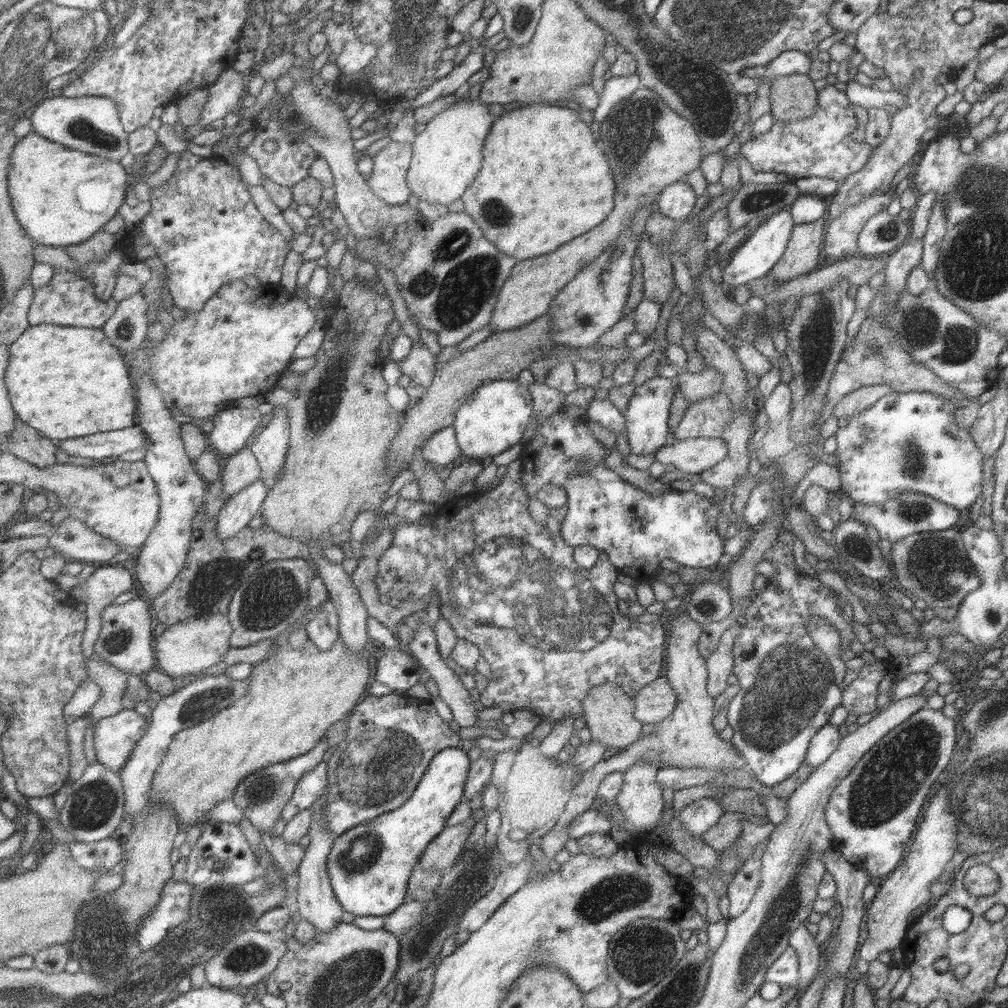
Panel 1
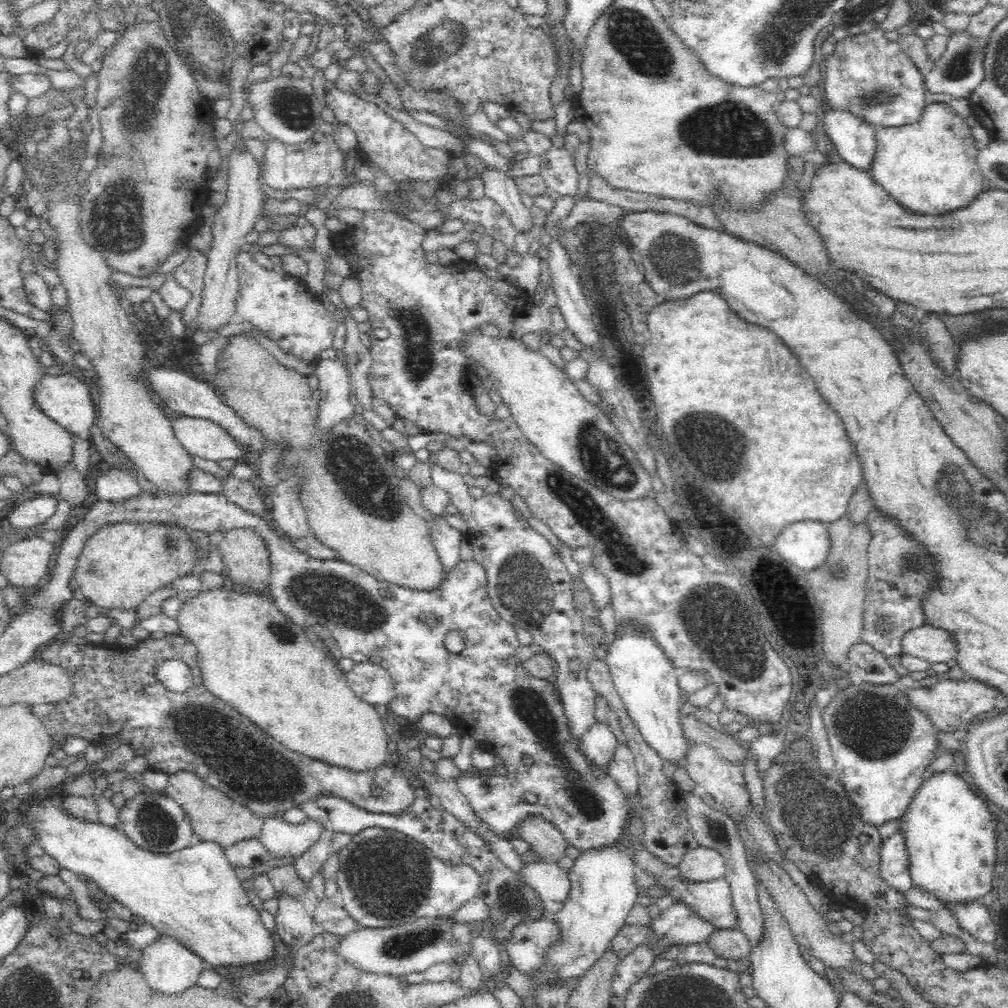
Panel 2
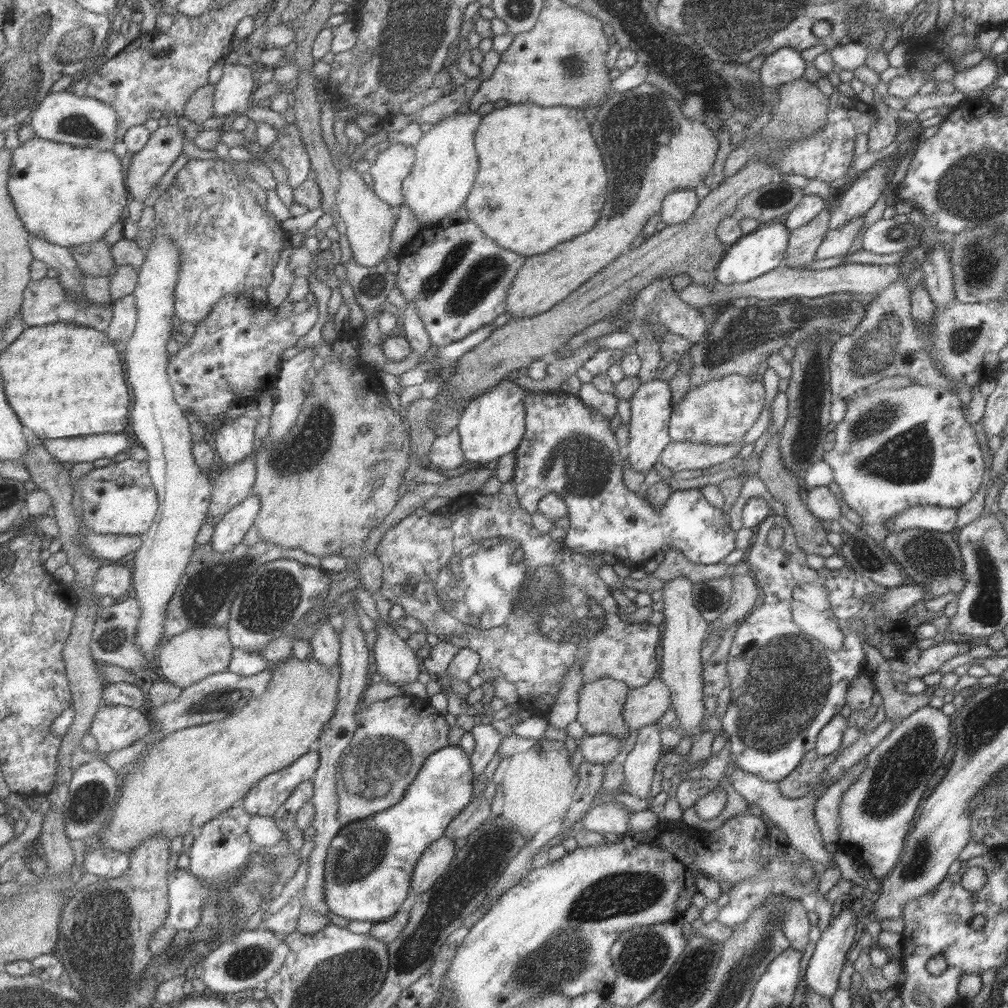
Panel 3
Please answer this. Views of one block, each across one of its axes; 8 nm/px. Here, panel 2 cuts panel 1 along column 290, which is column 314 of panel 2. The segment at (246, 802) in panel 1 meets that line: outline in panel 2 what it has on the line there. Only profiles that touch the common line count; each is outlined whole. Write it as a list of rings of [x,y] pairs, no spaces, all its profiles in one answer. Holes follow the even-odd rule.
[[[181,634],[167,635],[162,640],[146,638],[128,648],[105,644],[78,646],[58,638],[39,648],[38,660],[44,664],[59,666],[68,675],[72,685],[72,694],[65,700],[31,706],[31,713],[46,727],[55,748],[64,747],[68,738],[83,738],[87,744],[92,743],[102,748],[106,748],[110,740],[118,740],[120,744],[130,747],[134,755],[144,758],[146,770],[162,772],[169,777],[182,770],[190,772],[210,788],[231,798],[263,821],[270,816],[281,818],[284,812],[301,808],[306,802],[312,802],[320,796],[341,798],[370,812],[399,813],[407,809],[410,801],[419,793],[412,785],[411,776],[398,766],[386,766],[374,772],[358,774],[351,770],[336,769],[286,749],[268,733],[258,730],[258,726],[242,716],[236,708],[232,708],[228,702],[217,698],[205,688],[198,665],[196,644]],[[170,658],[180,658],[190,665],[193,678],[196,678],[193,686],[198,686],[198,690],[174,693],[158,685],[158,681],[154,679],[154,668],[156,664]],[[374,786],[382,789],[380,796],[372,794]]]

